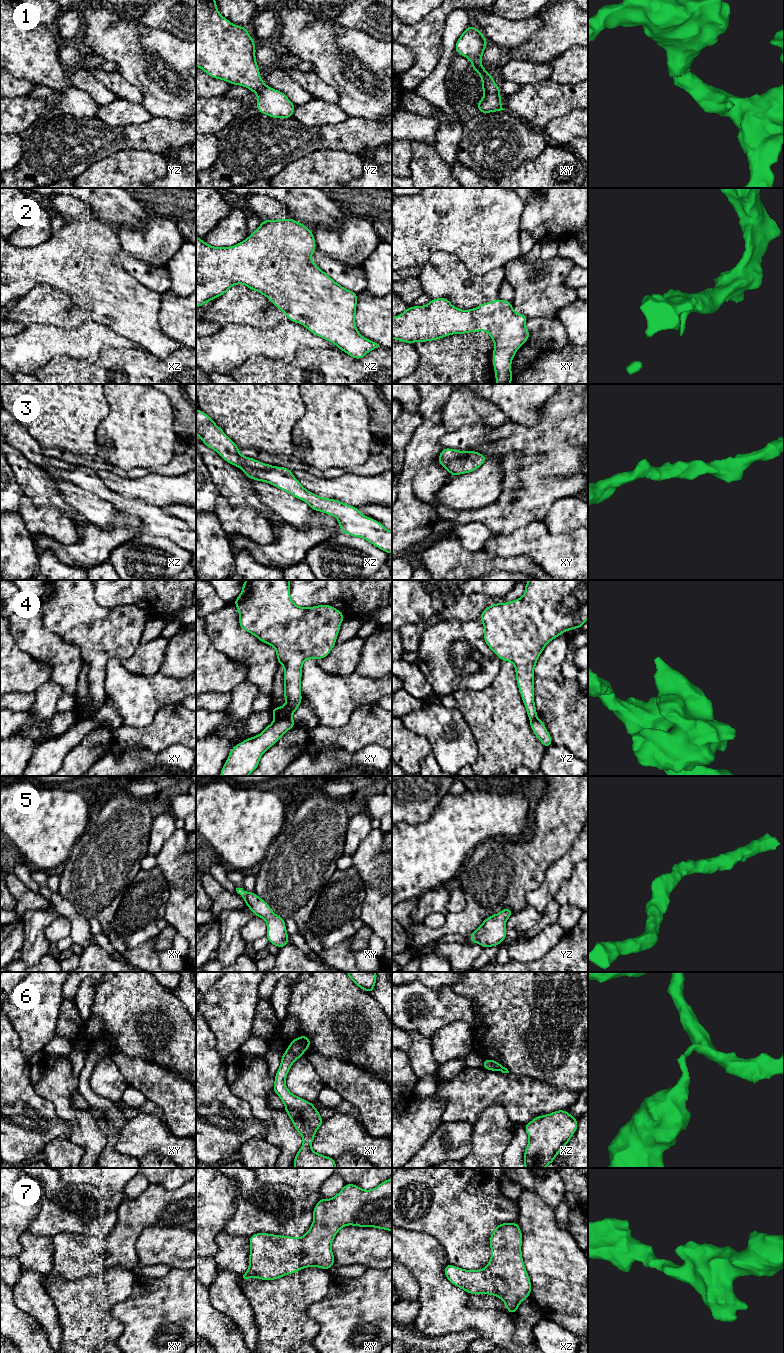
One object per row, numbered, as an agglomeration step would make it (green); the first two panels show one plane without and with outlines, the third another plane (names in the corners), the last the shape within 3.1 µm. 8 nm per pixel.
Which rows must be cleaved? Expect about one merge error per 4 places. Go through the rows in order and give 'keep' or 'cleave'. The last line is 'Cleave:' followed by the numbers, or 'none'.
1: keep
2: keep
3: keep
4: cleave
5: keep
6: cleave
7: keep
Cleave: 4, 6

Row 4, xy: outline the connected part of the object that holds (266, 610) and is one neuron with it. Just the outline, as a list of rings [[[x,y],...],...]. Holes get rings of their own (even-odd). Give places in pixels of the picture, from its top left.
[[[246,580],[243,582],[243,588],[241,594],[234,600],[234,603],[239,611],[239,625],[242,630],[245,630],[255,637],[257,637],[261,642],[271,645],[276,649],[276,655],[278,660],[278,665],[281,664],[284,666],[284,697],[285,697],[285,705],[283,707],[274,707],[272,709],[272,713],[275,719],[288,719],[291,718],[293,713],[297,710],[297,708],[301,705],[302,695],[301,695],[301,677],[302,677],[302,666],[303,662],[306,659],[321,659],[325,658],[331,652],[333,646],[336,644],[337,635],[340,630],[340,626],[342,620],[345,616],[335,607],[330,605],[317,605],[313,607],[300,607],[293,603],[290,597],[290,580]]]

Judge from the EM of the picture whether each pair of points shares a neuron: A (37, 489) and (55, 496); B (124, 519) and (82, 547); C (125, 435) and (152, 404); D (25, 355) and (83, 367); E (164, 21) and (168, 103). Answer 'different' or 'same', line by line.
A: same
B: same
C: same
D: different
E: different

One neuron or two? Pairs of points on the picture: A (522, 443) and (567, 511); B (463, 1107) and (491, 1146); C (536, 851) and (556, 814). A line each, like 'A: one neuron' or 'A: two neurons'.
A: two neurons
B: two neurons
C: one neuron

